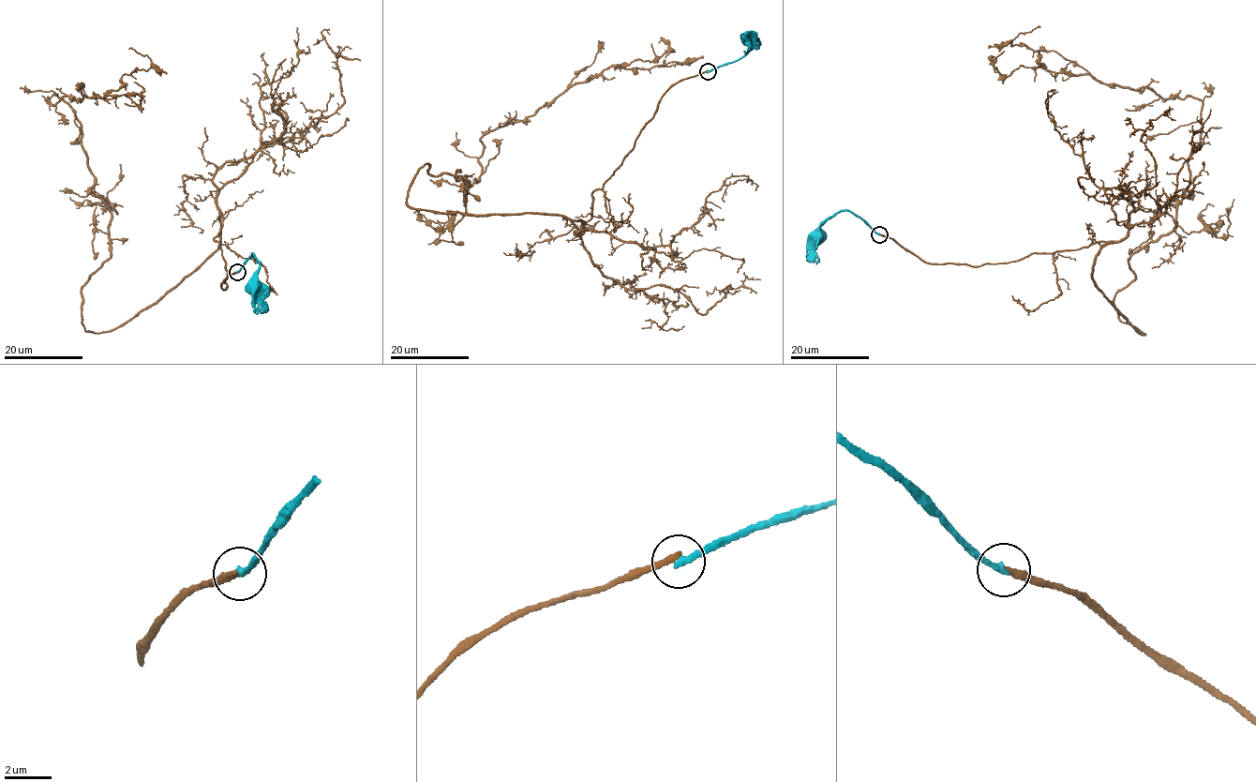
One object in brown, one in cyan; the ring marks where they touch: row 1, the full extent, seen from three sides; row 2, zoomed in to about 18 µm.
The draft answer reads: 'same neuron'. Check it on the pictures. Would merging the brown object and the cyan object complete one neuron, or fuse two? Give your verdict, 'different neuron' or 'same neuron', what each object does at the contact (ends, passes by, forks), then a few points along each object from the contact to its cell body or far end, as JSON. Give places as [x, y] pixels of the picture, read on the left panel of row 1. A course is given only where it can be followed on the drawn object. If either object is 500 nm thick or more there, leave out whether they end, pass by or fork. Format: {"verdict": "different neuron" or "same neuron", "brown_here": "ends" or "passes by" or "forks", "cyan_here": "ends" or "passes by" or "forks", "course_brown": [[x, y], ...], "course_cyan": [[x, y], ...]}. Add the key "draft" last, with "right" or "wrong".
{"verdict": "different neuron", "brown_here": "ends", "cyan_here": "ends", "course_brown": [[237, 272], [220, 217], [83, 329], [112, 218], [48, 99], [106, 97], [151, 67], [129, 48]], "course_cyan": [[237, 272], [252, 253], [259, 268], [254, 283]], "draft": "wrong"}

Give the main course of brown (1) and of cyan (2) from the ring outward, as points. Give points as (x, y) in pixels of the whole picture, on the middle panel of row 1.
1: (708, 71), (584, 223), (407, 203), (428, 162), (465, 204), (485, 134), (659, 67)
2: (708, 71), (737, 61), (756, 47), (758, 43), (754, 37), (750, 39)

